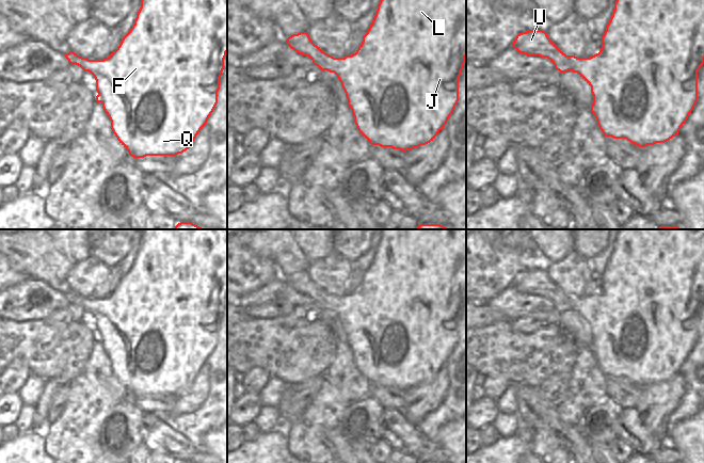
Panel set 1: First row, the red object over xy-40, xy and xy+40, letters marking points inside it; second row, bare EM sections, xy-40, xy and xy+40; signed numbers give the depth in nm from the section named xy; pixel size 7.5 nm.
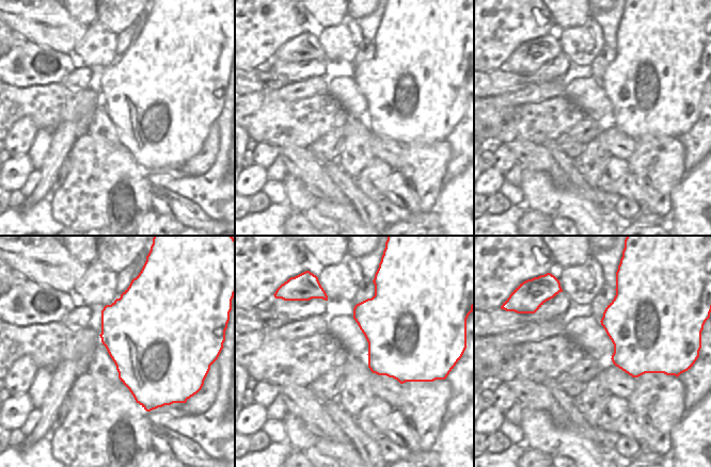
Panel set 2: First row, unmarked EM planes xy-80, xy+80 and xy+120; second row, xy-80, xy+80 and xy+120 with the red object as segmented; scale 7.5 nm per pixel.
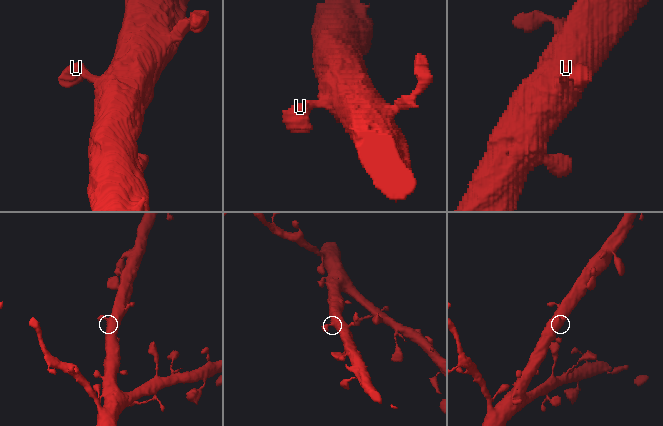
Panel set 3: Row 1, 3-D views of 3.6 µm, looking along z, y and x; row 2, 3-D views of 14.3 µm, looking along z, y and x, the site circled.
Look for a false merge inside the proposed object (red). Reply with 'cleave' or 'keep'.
keep

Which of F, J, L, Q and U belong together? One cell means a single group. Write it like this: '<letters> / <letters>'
F J L Q U

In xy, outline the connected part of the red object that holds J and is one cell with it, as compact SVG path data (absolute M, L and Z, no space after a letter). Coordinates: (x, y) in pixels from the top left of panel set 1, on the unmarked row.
M382 229L375 255L355 292L334 297L315 284L307 271L286 278L321 309L334 312L346 332L354 362L371 383L406 390L433 380L459 340L459 317L466 297L466 229Z

